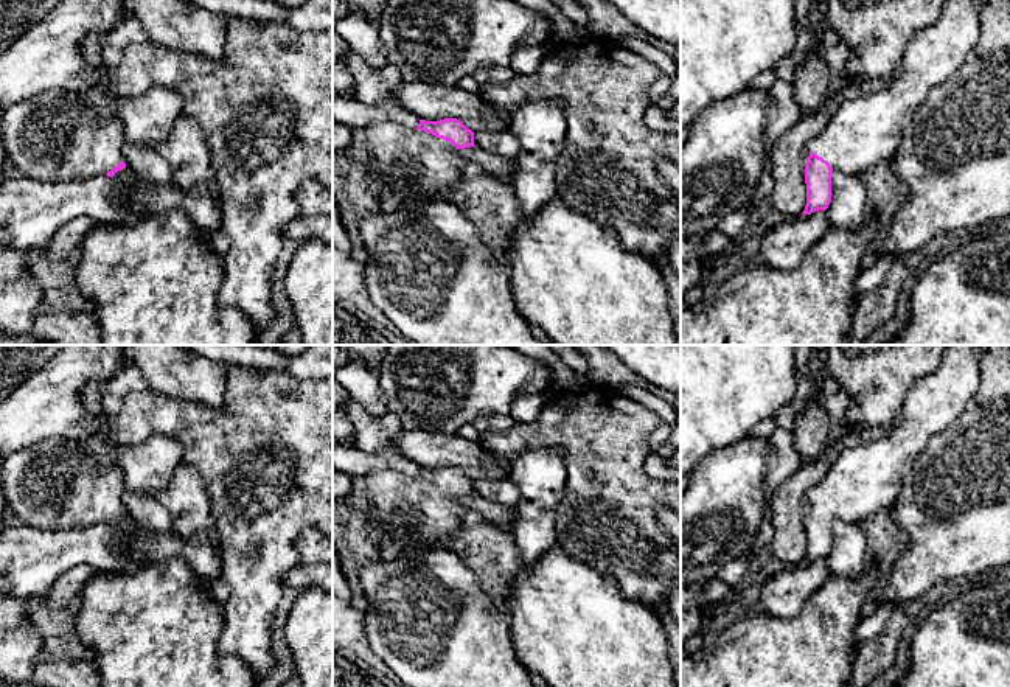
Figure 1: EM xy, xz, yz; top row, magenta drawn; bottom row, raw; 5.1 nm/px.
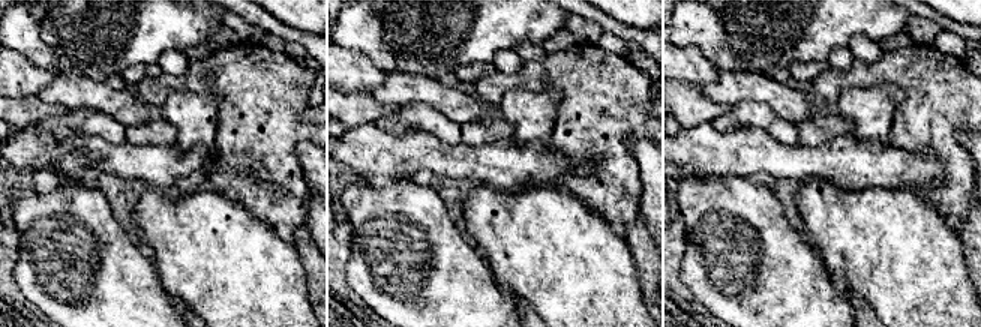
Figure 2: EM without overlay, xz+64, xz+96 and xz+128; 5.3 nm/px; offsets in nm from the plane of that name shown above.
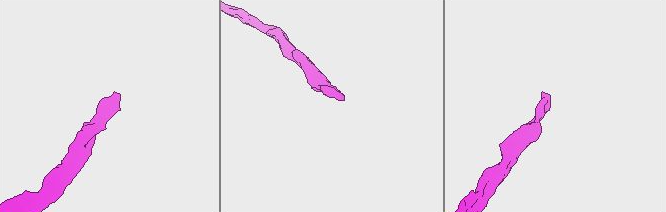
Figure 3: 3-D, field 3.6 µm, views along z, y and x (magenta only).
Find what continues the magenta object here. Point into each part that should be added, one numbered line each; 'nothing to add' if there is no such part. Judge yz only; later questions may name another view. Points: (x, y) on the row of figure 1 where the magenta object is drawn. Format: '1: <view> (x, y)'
1: yz (867, 129)

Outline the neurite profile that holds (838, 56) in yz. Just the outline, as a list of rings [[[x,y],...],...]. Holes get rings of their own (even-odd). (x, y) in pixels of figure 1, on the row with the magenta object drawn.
[[[845,42],[828,48],[824,47],[819,54],[830,68],[830,96],[859,81],[847,71],[847,64],[852,61],[853,53]]]

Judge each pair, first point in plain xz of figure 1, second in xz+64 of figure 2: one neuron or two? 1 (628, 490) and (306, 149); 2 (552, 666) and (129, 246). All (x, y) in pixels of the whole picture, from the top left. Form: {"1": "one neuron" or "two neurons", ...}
{"1": "two neurons", "2": "two neurons"}

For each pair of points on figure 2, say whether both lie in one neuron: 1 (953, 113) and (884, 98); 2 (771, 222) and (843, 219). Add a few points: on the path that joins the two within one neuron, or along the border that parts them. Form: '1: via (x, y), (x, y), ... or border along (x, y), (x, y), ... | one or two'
1: border along (887, 81), (905, 95), (894, 113), (890, 134) | two
2: border along (801, 228), (816, 248) | two

